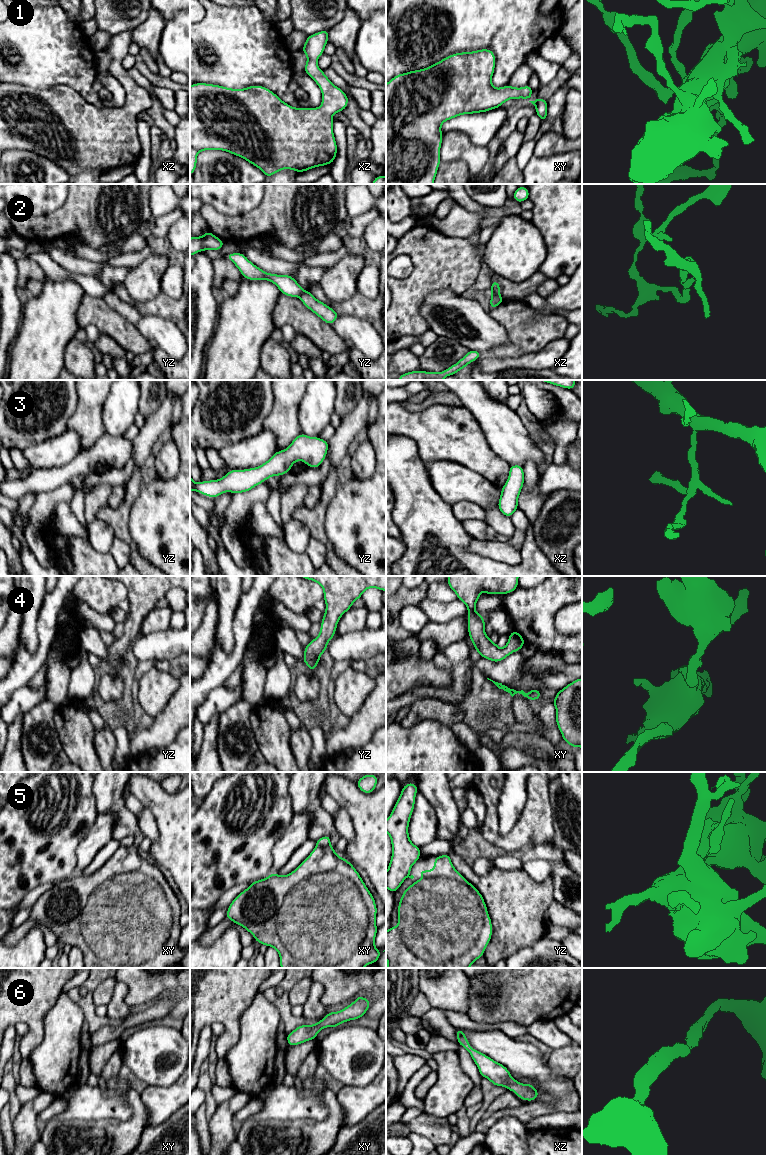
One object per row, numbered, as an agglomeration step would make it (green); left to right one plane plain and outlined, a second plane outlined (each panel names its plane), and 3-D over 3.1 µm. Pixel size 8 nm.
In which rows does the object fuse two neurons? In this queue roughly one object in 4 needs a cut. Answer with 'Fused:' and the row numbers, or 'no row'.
Fused: 2

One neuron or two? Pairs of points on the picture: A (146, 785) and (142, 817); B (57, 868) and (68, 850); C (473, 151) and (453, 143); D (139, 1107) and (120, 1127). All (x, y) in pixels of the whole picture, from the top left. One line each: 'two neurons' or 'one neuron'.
A: two neurons
B: one neuron
C: one neuron
D: one neuron

